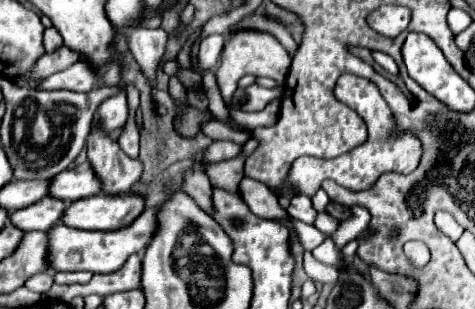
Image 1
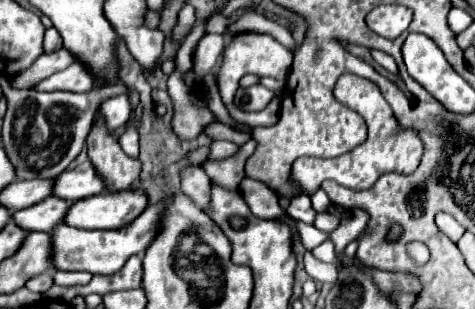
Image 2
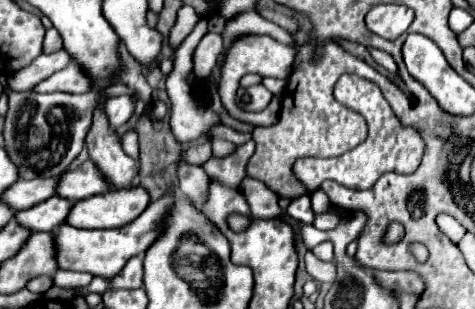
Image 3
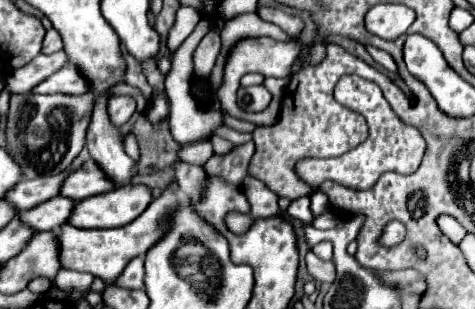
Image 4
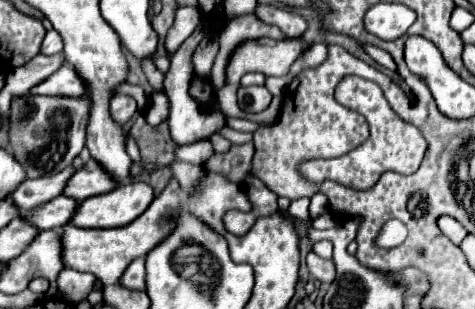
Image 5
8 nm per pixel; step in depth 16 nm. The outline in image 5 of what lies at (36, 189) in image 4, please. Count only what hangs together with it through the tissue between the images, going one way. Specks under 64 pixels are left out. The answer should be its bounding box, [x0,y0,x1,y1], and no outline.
[6,166,74,212]

